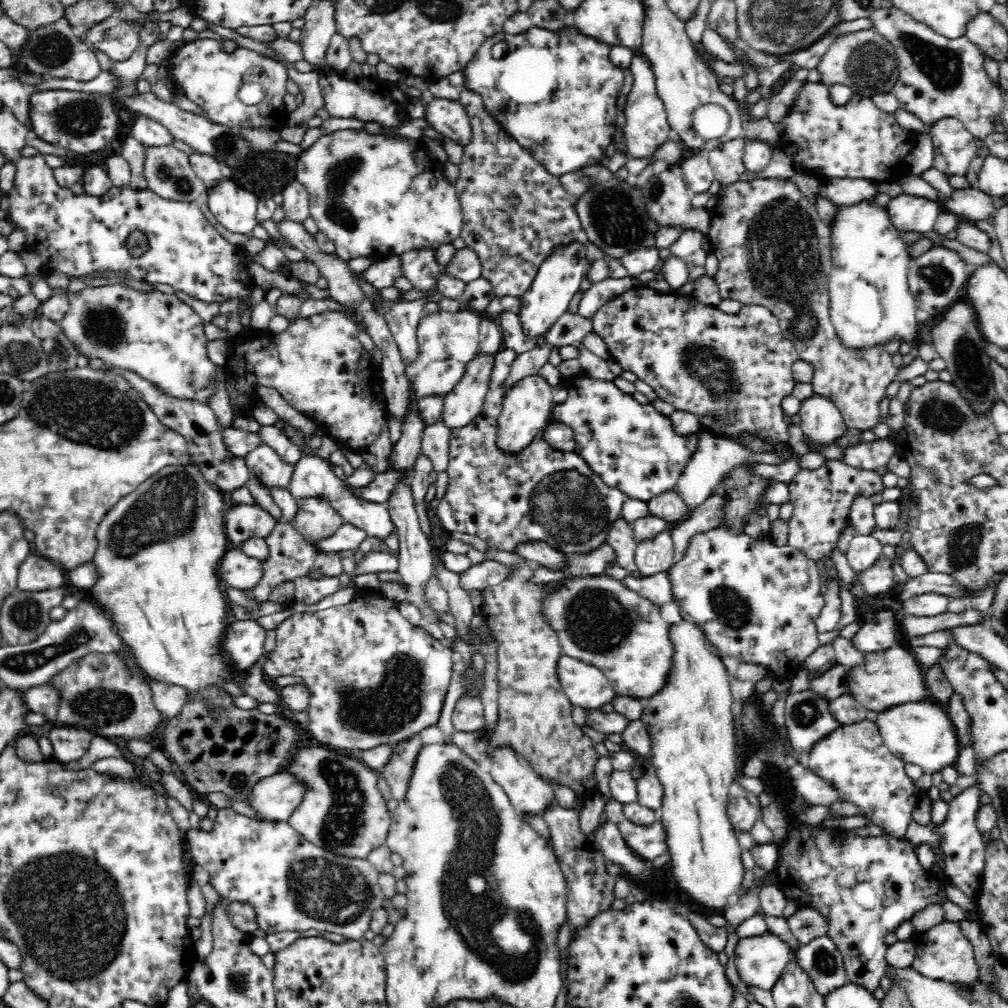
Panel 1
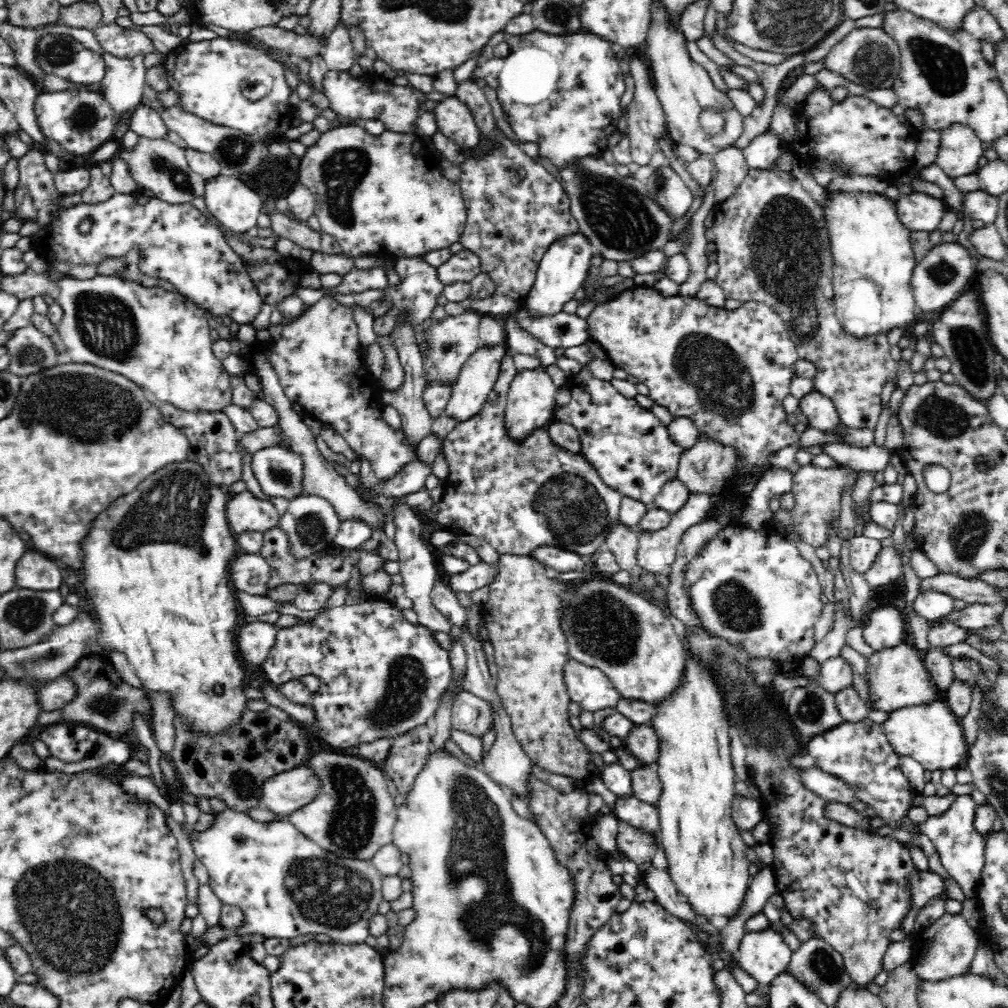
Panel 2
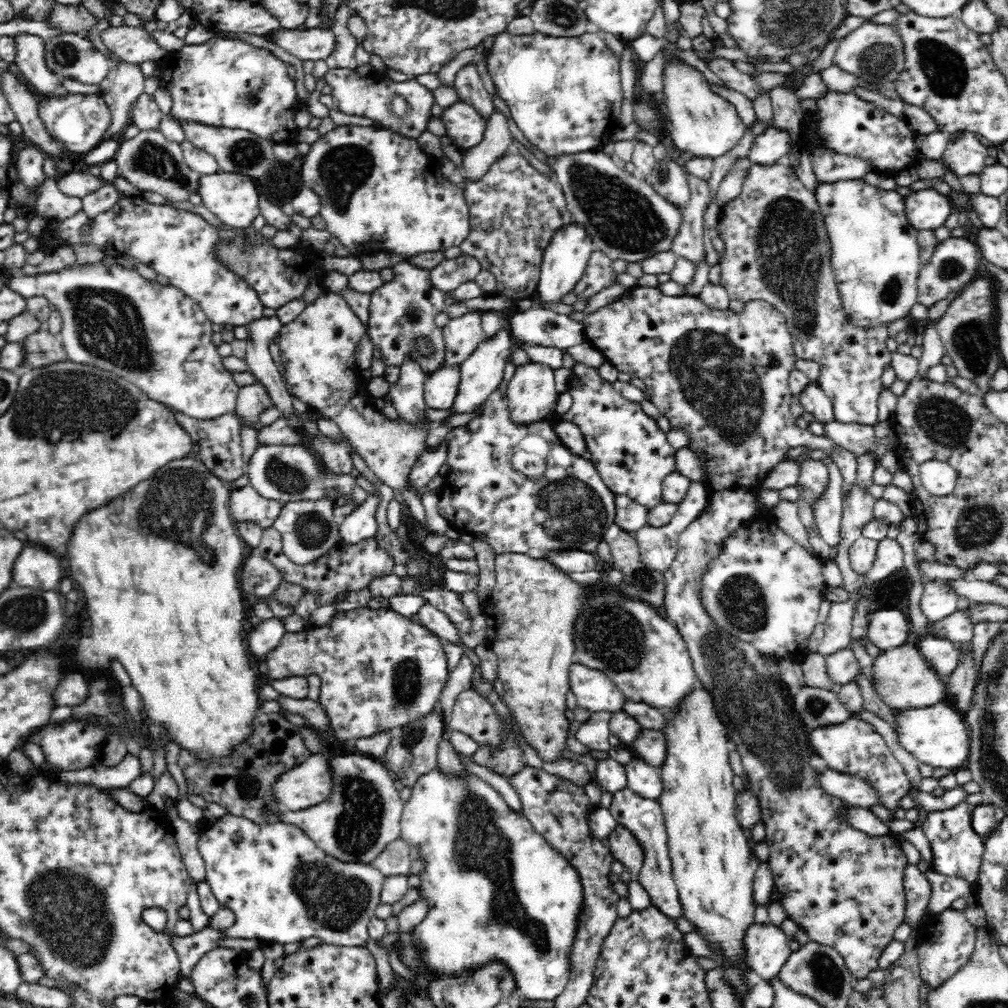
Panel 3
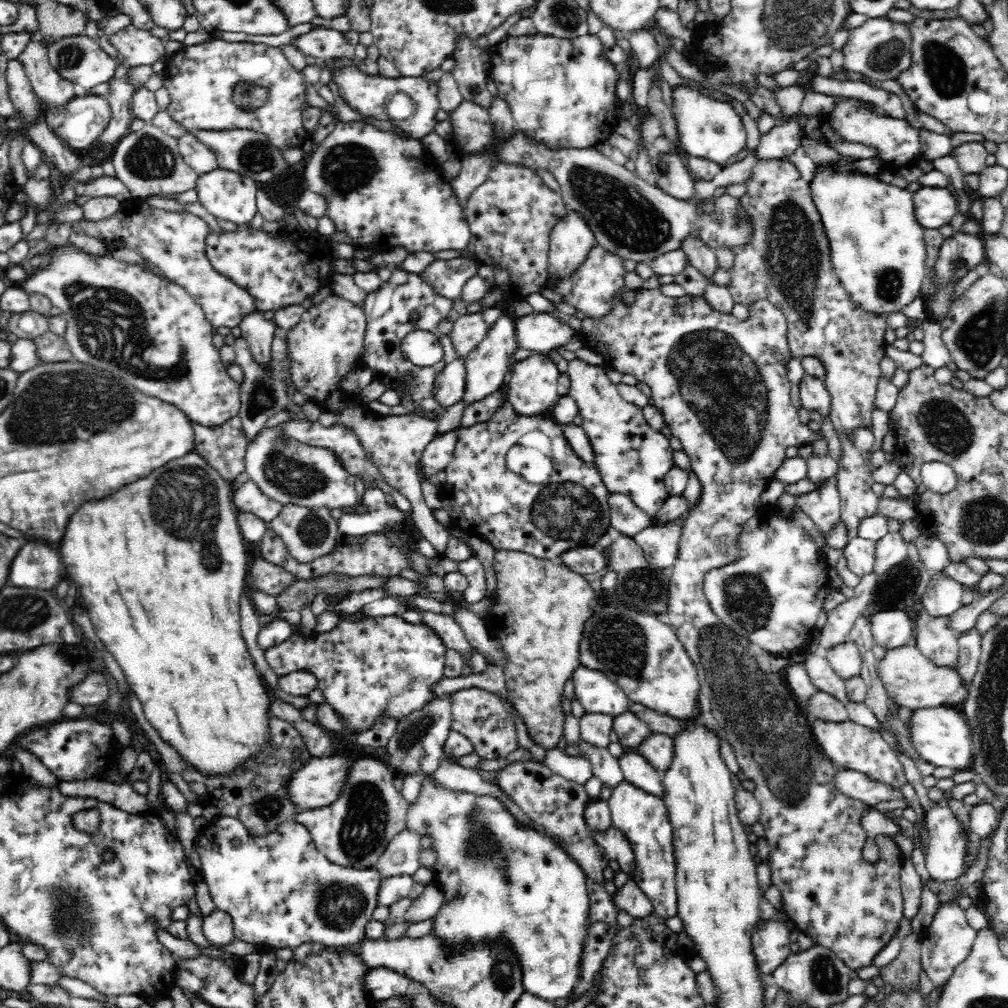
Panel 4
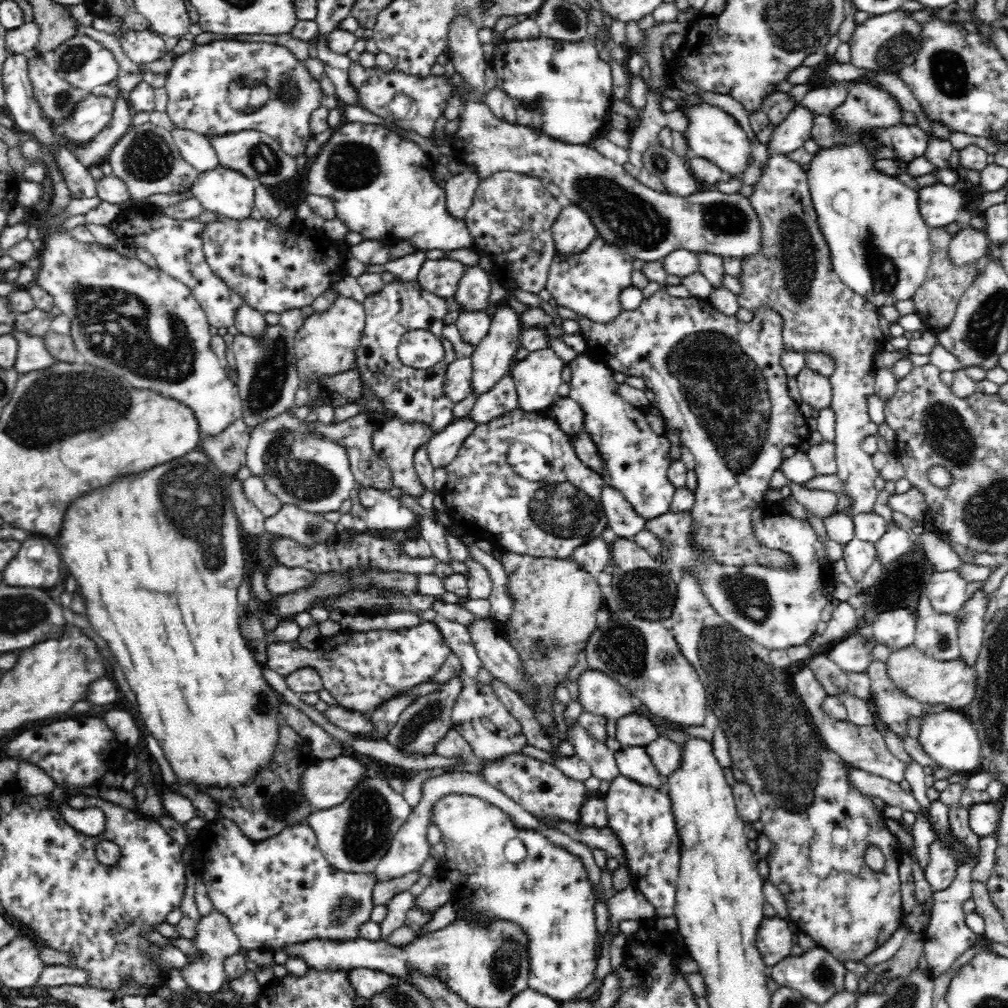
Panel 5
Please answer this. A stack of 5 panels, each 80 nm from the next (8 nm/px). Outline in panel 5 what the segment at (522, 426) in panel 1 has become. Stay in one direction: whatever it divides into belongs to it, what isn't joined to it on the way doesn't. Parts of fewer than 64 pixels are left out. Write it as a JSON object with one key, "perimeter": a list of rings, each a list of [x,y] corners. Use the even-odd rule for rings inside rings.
{"perimeter":[[[546,348],[530,352],[528,356],[519,360],[515,366],[512,366],[510,376],[515,384],[517,408],[524,412],[540,412],[544,408],[550,408],[554,402],[561,399],[558,393],[558,387],[563,382],[562,363],[568,358],[564,355],[563,349]]]}

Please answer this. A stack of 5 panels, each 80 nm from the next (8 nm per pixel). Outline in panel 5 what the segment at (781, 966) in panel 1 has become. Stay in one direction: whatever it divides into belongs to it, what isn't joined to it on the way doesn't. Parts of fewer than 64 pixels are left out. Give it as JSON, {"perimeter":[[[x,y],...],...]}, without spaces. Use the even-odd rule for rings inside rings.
{"perimeter":[[[765,917],[756,931],[755,945],[762,957],[764,966],[776,966],[780,960],[790,956],[792,932],[785,919]]]}

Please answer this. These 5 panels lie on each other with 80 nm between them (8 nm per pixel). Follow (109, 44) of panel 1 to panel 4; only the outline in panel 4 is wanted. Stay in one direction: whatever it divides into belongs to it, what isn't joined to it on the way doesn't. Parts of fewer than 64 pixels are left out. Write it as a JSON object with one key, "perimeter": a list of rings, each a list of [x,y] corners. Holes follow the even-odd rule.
{"perimeter":[[[133,25],[108,36],[108,44],[114,47],[131,67],[160,62],[167,56],[163,41],[154,37],[150,31],[140,30]]]}

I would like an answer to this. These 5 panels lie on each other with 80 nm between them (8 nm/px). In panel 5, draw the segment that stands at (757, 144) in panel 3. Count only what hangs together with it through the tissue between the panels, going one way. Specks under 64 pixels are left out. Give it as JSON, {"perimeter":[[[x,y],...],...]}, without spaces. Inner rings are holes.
{"perimeter":[[[802,104],[794,107],[784,120],[776,122],[765,144],[768,153],[786,156],[804,146],[807,140],[812,139],[814,117],[815,114]]]}

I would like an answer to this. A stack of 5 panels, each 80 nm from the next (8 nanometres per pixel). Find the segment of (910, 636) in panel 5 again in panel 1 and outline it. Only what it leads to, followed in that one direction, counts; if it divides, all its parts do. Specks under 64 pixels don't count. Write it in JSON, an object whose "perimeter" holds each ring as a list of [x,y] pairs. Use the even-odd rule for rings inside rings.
{"perimeter":[[[890,608],[881,609],[876,613],[875,619],[871,623],[861,621],[860,628],[850,638],[852,648],[865,655],[866,653],[896,647],[899,641],[896,639],[898,631],[895,627],[898,626],[898,616],[894,615]]]}

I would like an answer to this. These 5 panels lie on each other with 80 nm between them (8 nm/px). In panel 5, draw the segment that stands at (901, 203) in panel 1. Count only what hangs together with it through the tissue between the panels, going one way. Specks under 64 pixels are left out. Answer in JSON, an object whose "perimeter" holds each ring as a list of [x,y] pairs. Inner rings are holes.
{"perimeter":[[[938,182],[917,191],[920,216],[930,228],[946,227],[964,210],[964,195]]]}

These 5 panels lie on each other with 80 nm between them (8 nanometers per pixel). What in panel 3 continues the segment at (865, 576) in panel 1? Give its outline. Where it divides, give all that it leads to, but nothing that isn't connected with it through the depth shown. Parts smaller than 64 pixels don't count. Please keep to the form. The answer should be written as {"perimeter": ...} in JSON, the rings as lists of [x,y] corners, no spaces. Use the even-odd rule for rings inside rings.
{"perimeter":[[[886,538],[879,542],[877,554],[870,571],[866,573],[869,582],[882,582],[886,578],[891,578],[892,574],[900,572],[904,566],[904,554],[897,540]]]}

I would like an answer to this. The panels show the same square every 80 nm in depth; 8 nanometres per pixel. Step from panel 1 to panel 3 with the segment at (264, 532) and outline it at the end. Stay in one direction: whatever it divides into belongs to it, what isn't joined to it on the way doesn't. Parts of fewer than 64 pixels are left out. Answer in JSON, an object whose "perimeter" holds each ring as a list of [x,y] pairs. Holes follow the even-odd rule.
{"perimeter":[[[251,484],[239,490],[232,489],[229,508],[236,526],[250,523],[260,527],[263,532],[273,527],[282,511],[278,501],[261,497]]]}

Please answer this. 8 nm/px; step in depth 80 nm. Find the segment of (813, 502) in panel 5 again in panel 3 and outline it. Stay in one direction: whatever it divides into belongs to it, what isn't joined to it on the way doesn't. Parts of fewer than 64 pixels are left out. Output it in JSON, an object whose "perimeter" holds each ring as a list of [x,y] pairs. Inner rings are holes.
{"perimeter":[[[827,455],[819,461],[825,464],[825,467],[828,469],[830,486],[826,488],[825,498],[821,499],[815,507],[815,510],[817,510],[816,523],[822,540],[824,540],[830,548],[837,548],[842,541],[843,476],[838,469],[838,464],[834,462],[834,458]]]}

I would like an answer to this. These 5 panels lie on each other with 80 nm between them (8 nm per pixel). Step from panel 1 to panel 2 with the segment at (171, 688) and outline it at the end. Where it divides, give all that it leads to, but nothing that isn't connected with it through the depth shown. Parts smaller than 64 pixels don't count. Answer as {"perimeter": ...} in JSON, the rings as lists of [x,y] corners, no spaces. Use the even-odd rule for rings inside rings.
{"perimeter":[[[154,691],[149,697],[154,711],[154,718],[150,724],[154,728],[153,738],[161,756],[167,757],[175,741],[173,720],[176,718],[176,709],[174,709],[174,699],[172,699],[170,691]]]}

